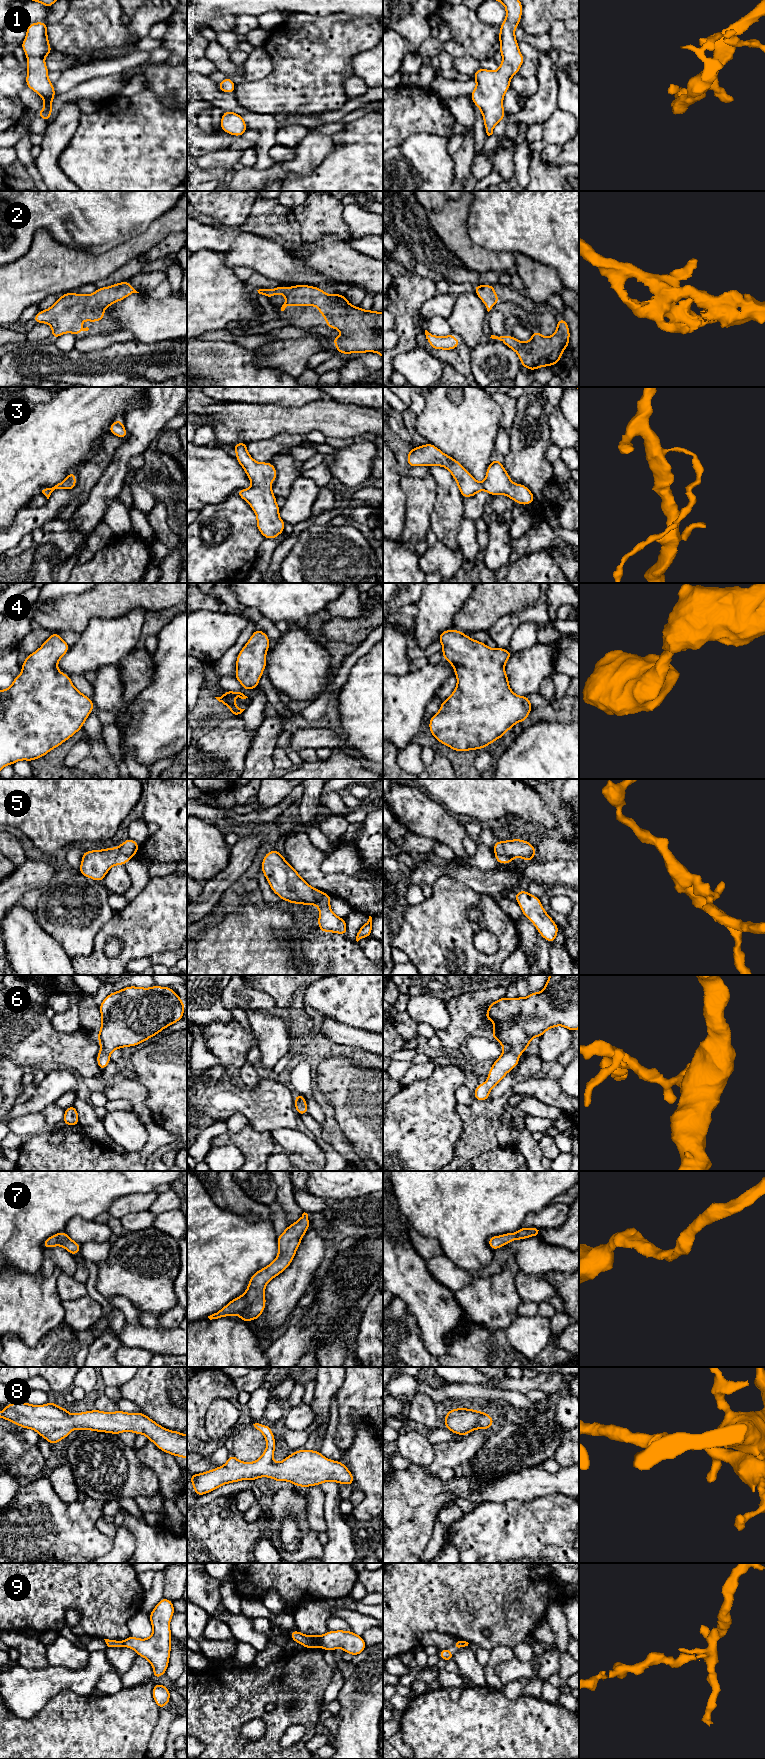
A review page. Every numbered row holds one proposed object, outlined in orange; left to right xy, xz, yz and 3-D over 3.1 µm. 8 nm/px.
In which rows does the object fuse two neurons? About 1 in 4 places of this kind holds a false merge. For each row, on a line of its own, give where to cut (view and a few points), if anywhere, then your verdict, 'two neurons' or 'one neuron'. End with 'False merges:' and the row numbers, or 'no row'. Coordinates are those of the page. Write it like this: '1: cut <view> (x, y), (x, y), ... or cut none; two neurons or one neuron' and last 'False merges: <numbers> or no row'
1: cut none; one neuron
2: cut none; one neuron
3: cut none; one neuron
4: cut none; one neuron
5: cut yz (495, 852), (501, 855), (508, 855), (511, 858); two neurons
6: cut none; one neuron
7: cut none; one neuron
8: cut none; one neuron
9: cut xz (320, 1636), (318, 1645); two neurons
False merges: 5, 9

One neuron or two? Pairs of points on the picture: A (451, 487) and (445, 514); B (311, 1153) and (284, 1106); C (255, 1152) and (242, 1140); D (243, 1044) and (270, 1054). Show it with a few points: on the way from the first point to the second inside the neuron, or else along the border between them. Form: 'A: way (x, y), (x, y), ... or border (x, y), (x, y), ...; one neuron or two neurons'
A: way (451, 494), (449, 496), (449, 507); one neuron
B: border (296, 1128), (276, 1128), (273, 1131); two neurons
C: way (252, 1149), (245, 1142); one neuron
D: border (250, 1030), (256, 1037), (257, 1045); two neurons

